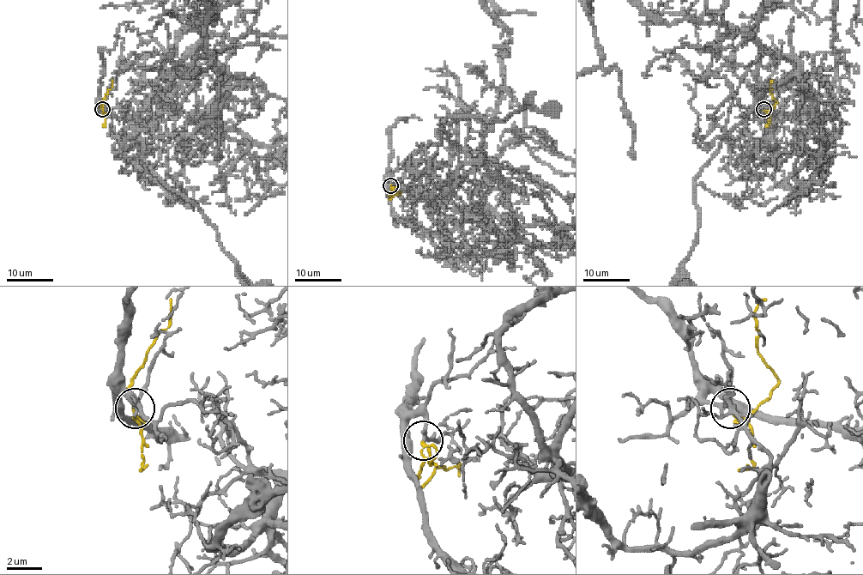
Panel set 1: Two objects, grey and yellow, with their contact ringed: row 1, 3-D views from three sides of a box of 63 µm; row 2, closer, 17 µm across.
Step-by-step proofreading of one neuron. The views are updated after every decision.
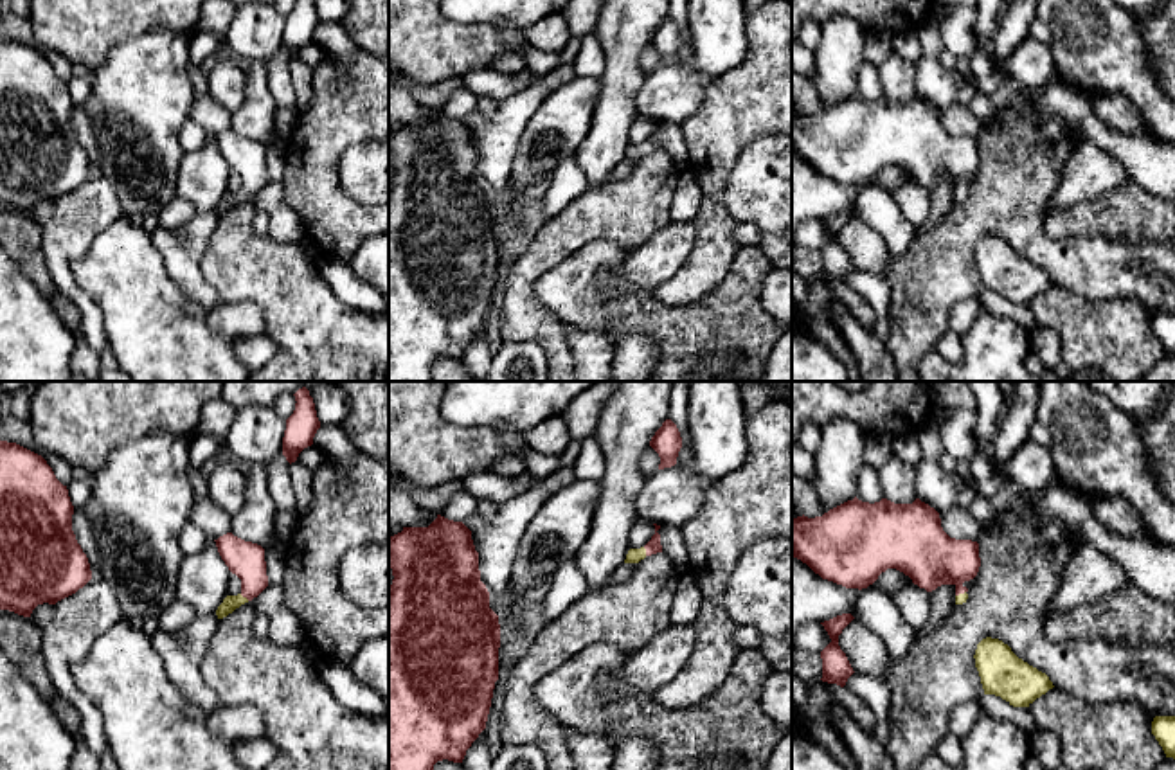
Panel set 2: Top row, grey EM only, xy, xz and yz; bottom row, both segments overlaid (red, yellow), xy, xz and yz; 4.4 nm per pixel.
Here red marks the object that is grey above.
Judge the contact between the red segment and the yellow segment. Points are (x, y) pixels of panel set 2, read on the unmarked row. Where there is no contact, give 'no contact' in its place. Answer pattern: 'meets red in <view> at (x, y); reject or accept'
meets red in xy at (245, 193); accept

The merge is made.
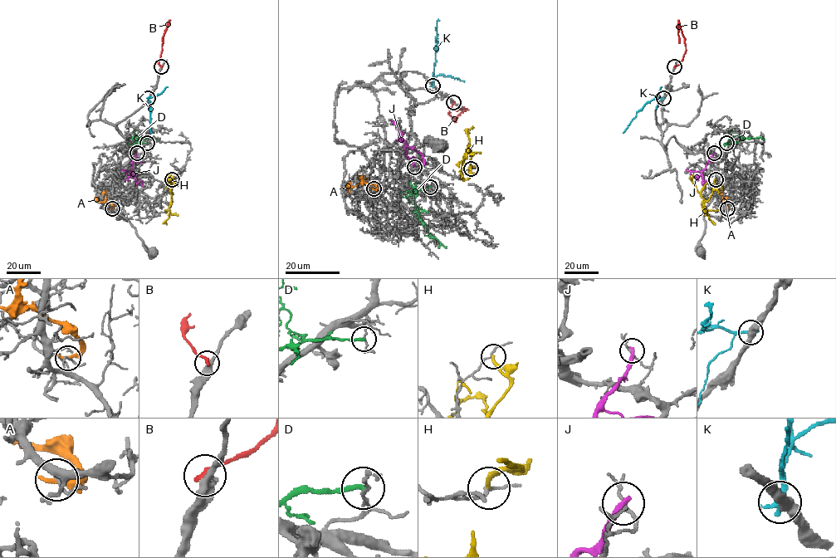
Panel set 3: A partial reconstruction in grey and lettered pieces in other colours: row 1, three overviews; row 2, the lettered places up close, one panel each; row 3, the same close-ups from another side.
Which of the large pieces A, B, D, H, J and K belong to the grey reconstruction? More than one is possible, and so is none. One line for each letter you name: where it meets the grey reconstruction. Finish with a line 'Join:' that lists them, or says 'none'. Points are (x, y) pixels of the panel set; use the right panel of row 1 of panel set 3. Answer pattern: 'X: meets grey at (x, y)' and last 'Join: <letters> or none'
Join: none

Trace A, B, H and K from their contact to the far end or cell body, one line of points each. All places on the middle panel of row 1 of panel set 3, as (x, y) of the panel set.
A: (374, 188), (377, 187), (374, 184), (359, 183), (349, 186), (350, 192)
B: (453, 102), (448, 114), (455, 120), (464, 109), (457, 109)
H: (471, 168), (475, 167), (469, 165), (470, 146), (466, 130), (468, 133)
K: (432, 85), (438, 19)

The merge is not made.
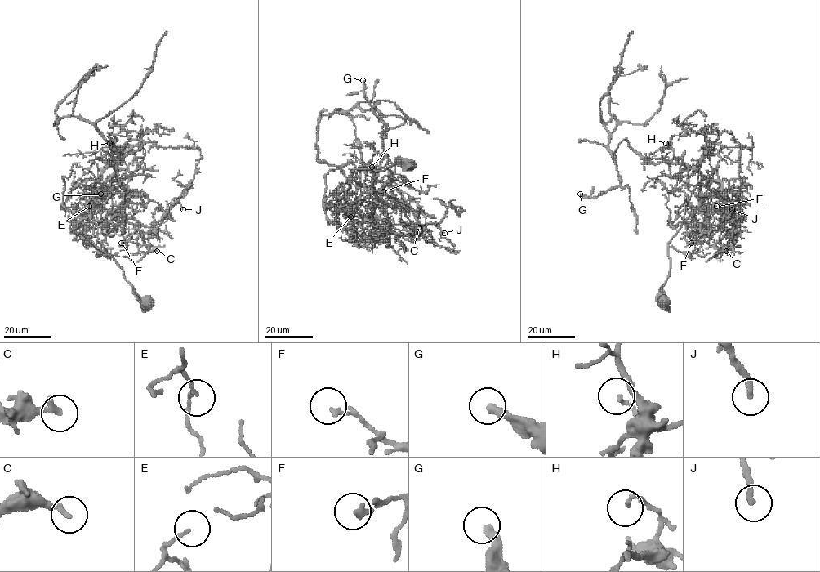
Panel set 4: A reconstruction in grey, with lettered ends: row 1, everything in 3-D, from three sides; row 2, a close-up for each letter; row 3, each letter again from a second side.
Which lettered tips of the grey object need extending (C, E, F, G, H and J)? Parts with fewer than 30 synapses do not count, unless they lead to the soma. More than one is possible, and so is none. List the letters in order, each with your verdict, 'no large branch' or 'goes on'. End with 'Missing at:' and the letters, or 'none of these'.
C: no large branch
E: no large branch
F: no large branch
G: goes on
H: no large branch
J: goes on
Missing at: G, J

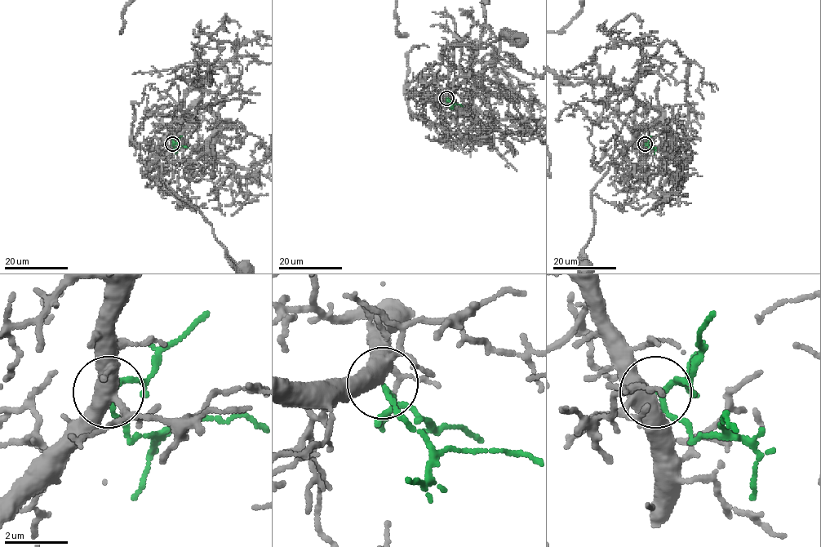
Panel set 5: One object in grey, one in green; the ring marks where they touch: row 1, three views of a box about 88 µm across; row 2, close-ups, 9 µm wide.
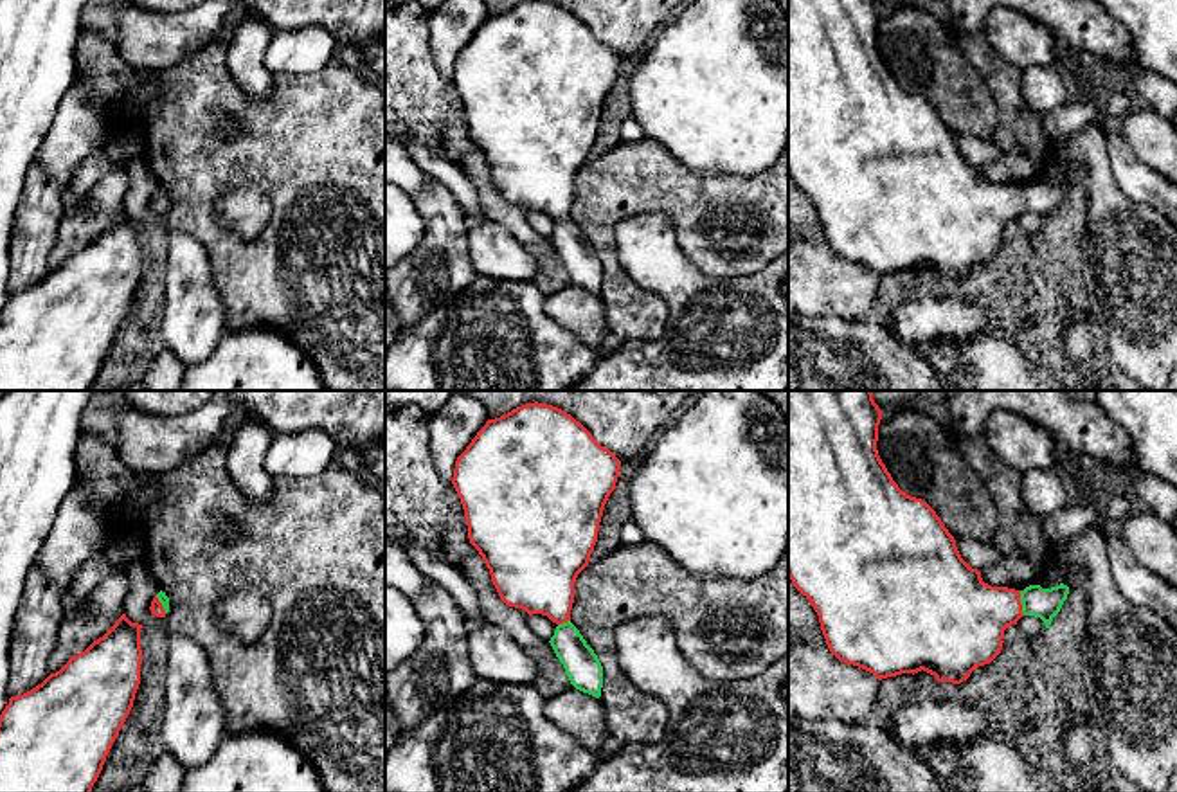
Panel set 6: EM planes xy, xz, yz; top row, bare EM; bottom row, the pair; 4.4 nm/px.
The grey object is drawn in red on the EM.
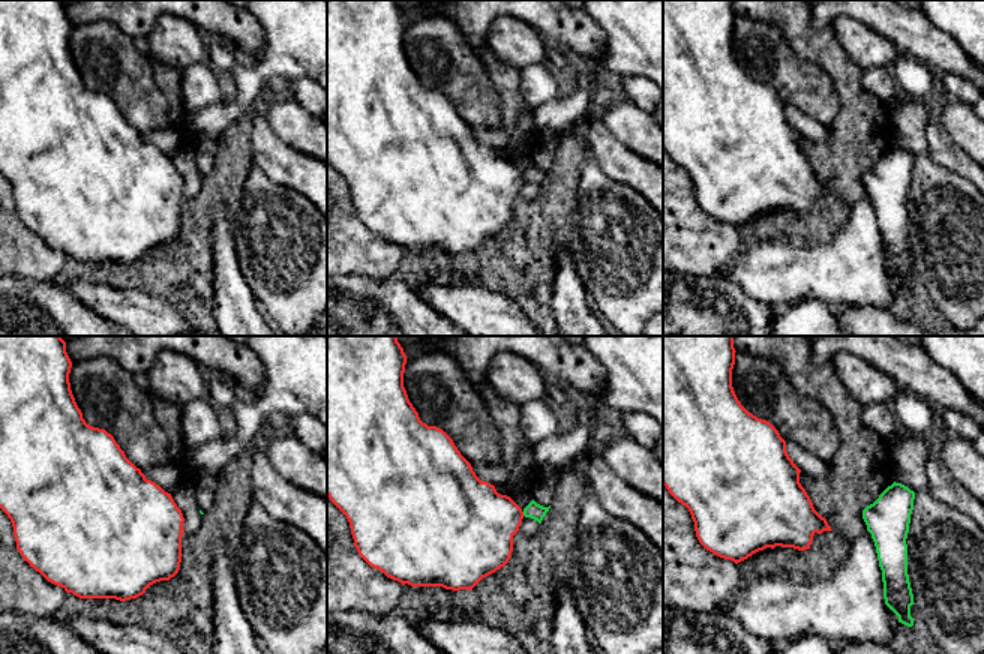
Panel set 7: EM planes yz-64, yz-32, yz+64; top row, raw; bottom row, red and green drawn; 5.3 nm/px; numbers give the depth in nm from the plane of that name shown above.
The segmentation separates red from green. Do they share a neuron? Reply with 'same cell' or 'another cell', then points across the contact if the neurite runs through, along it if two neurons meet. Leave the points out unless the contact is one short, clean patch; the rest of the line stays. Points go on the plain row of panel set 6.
same cell; runs through yz (967, 215), (1021, 200), (1044, 200)

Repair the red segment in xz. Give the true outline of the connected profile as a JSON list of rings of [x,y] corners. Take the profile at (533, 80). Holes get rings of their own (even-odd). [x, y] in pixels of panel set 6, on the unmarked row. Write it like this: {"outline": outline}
{"outline": [[[526,0],[488,16],[457,54],[452,81],[461,95],[470,140],[479,148],[500,196],[556,220],[551,243],[571,281],[601,293],[603,263],[571,220],[574,180],[588,162],[599,119],[615,86],[621,58],[565,7]]]}

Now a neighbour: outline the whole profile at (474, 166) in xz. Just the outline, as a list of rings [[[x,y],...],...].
[[[466,153],[455,164],[475,187],[486,221],[504,225],[527,248],[544,247],[545,250],[554,250],[551,239],[542,238],[531,227],[527,220],[529,211],[500,196],[482,153]]]

